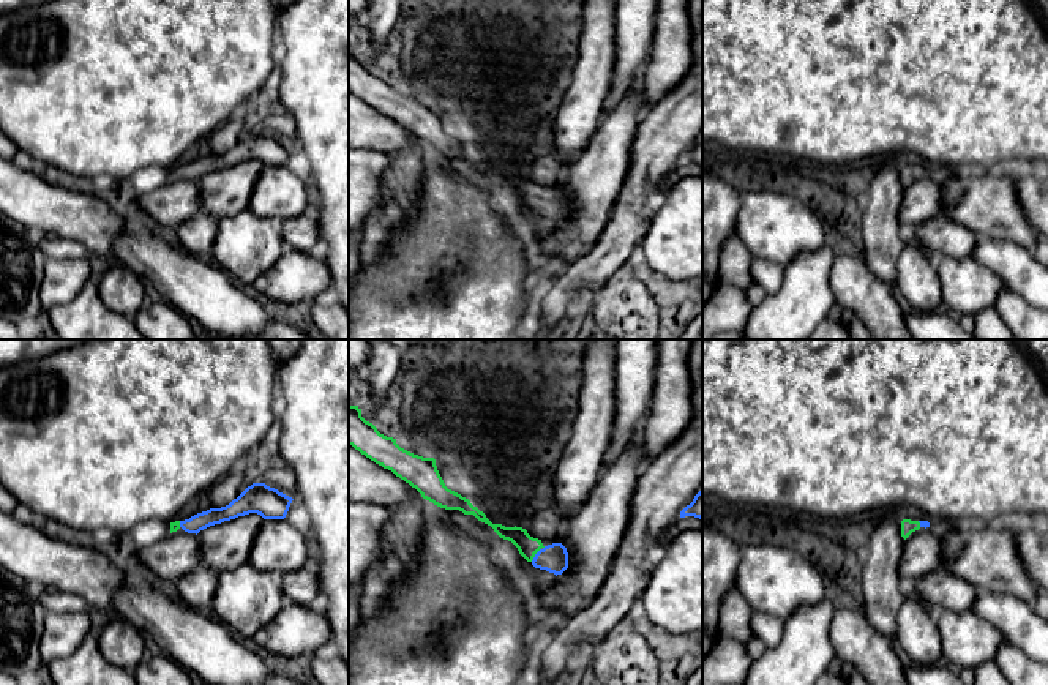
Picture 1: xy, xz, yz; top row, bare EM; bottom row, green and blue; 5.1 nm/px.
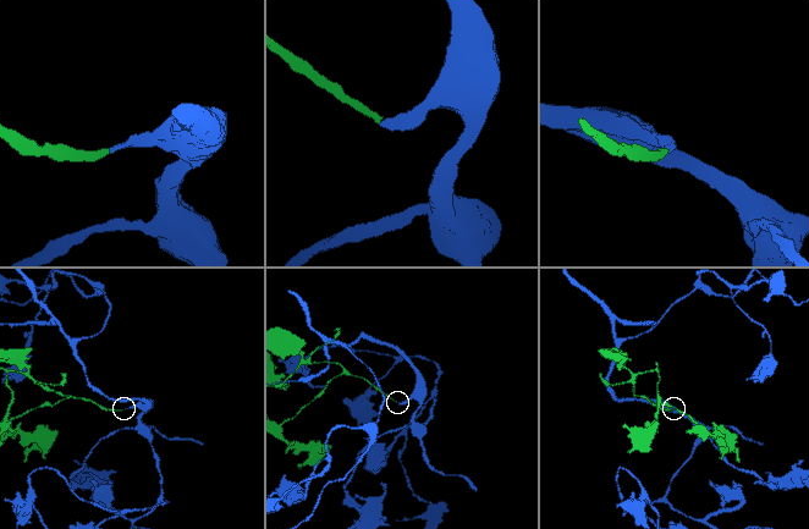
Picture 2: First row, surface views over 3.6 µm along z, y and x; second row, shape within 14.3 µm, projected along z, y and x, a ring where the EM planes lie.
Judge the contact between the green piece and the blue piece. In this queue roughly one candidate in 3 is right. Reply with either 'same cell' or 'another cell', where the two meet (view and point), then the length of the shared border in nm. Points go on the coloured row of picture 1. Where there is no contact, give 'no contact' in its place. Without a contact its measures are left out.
same cell; contact xz (535, 553); length 90 nm

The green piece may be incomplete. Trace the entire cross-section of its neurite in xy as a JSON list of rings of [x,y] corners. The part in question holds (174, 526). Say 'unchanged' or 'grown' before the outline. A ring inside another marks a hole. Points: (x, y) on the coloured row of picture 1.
grown | [[[253,483],[226,507],[210,508],[191,516],[189,519],[170,522],[170,533],[182,527],[185,532],[197,535],[210,526],[249,513],[257,513],[264,519],[284,519],[292,500],[292,497],[267,486],[265,483]]]

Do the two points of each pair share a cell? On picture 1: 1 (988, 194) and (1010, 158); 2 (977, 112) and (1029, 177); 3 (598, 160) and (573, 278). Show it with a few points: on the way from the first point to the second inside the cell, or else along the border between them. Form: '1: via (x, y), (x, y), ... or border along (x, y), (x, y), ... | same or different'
1: border along (968, 169), (1009, 169), (1012, 172) | different
2: border along (1031, 166), (1014, 172) | different
3: border along (602, 231), (583, 254), (565, 264), (548, 281) | different

